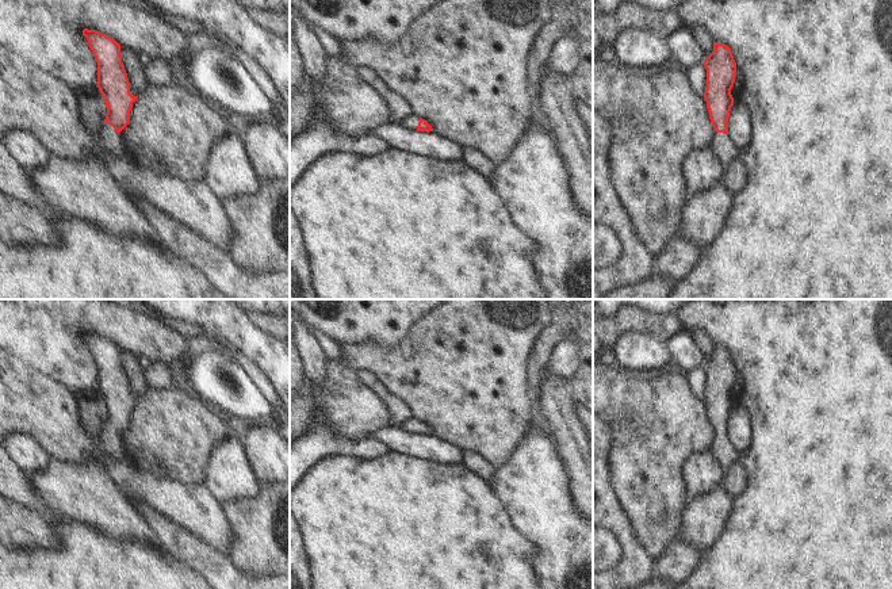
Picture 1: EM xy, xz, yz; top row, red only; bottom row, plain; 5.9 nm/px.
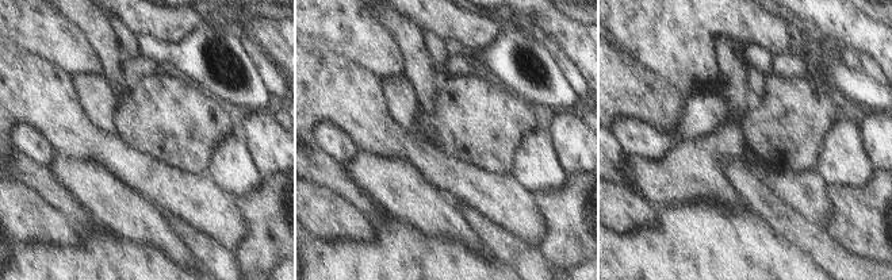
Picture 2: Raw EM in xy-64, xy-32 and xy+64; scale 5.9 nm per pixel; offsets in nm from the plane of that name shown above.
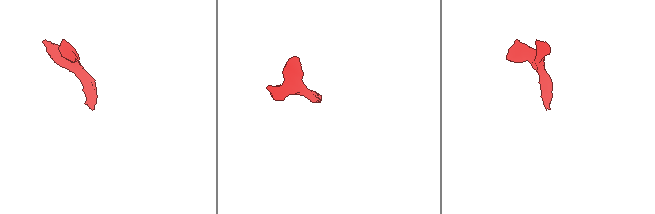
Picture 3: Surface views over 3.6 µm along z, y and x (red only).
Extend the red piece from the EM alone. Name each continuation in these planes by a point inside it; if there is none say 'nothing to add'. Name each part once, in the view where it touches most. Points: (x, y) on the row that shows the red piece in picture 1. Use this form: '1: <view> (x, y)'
1: xy (107, 138)

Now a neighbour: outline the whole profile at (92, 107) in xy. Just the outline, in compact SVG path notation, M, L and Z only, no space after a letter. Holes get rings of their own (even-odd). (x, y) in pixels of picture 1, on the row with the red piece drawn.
M84 87L83 91L83 93L76 95L81 119L95 134L104 123L107 106L102 93L97 92L97 87Z

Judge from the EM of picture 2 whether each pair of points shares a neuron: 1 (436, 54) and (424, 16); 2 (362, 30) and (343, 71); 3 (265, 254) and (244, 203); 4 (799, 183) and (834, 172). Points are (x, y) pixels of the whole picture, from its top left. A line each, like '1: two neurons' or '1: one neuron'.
1: two neurons
2: two neurons
3: one neuron
4: two neurons

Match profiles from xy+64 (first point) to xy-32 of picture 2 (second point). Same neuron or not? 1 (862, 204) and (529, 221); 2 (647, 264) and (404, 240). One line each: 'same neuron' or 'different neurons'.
1: different neurons
2: same neuron

